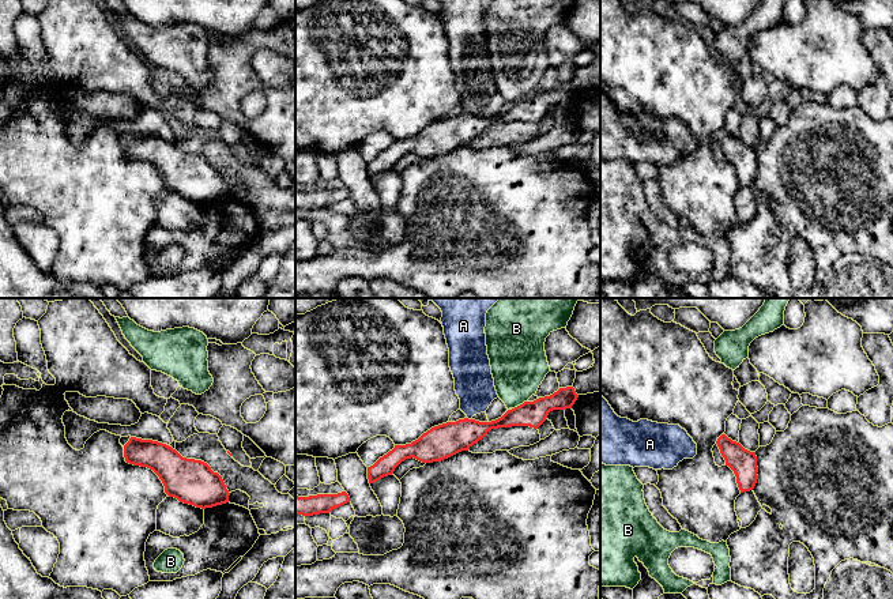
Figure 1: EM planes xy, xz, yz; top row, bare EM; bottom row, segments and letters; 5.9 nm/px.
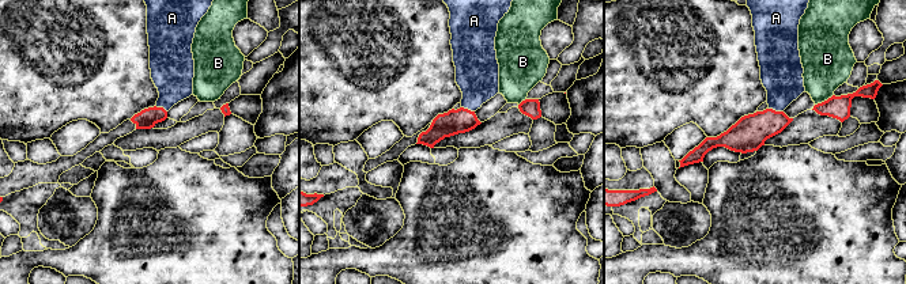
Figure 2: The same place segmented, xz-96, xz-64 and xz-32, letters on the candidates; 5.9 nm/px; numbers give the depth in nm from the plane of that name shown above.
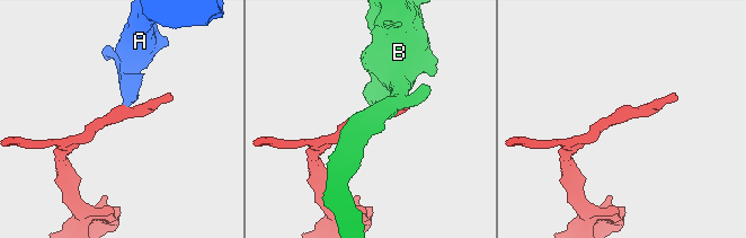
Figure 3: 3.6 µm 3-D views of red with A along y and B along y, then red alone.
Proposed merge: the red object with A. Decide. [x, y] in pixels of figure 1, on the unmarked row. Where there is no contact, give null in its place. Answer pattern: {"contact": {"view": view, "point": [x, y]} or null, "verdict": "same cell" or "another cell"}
{"contact": {"view": "xz", "point": [467, 113]}, "verdict": "same cell"}

